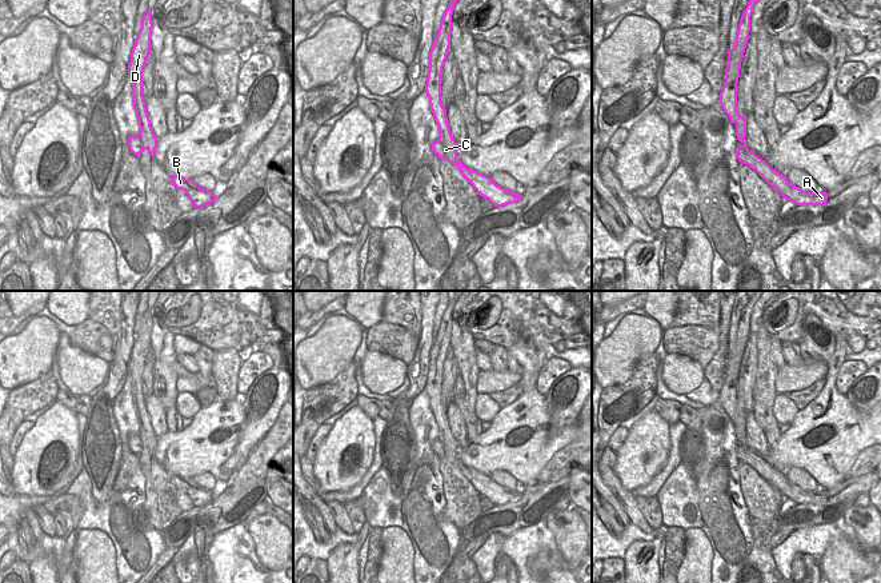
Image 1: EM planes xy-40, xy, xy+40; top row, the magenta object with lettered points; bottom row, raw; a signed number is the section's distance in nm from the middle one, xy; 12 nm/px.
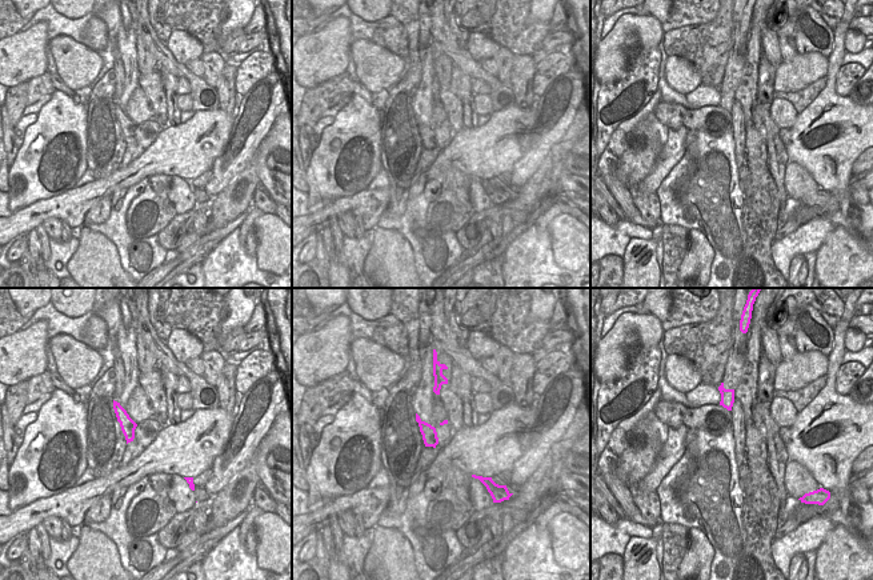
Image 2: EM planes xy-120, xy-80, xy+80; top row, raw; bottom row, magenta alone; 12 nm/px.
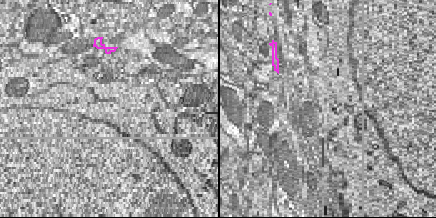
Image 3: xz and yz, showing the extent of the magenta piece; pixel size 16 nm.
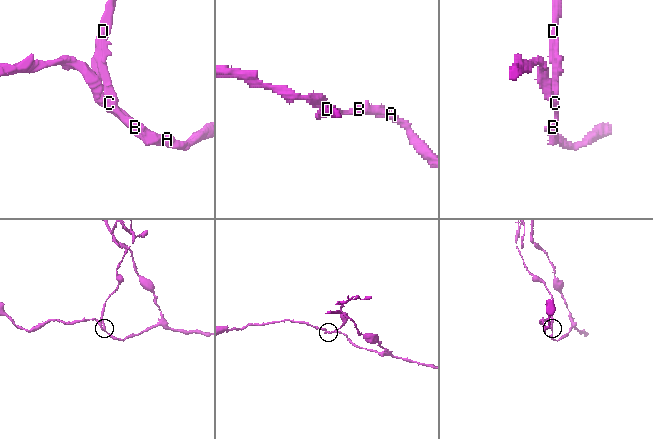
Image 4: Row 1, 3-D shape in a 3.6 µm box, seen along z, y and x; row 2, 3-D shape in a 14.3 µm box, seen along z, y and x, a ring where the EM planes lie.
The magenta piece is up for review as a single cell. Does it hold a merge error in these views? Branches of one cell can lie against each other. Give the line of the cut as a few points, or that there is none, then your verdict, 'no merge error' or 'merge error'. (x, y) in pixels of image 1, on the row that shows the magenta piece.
cut xy-40 (139, 136), (143, 140), (156, 138); merge error

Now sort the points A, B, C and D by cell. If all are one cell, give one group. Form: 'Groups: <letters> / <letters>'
Groups: A B C / D

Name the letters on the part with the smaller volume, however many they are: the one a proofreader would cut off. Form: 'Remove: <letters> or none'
Remove: D

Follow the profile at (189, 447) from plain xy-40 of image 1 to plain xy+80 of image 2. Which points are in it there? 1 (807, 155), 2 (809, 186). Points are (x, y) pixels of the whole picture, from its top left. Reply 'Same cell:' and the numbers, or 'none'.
Same cell: 1

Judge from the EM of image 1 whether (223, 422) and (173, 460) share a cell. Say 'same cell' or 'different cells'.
same cell

